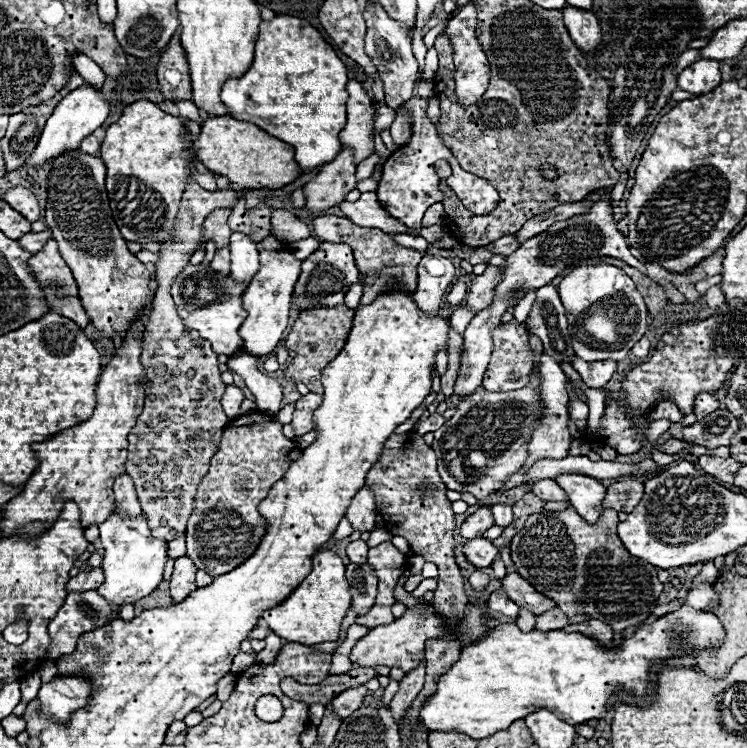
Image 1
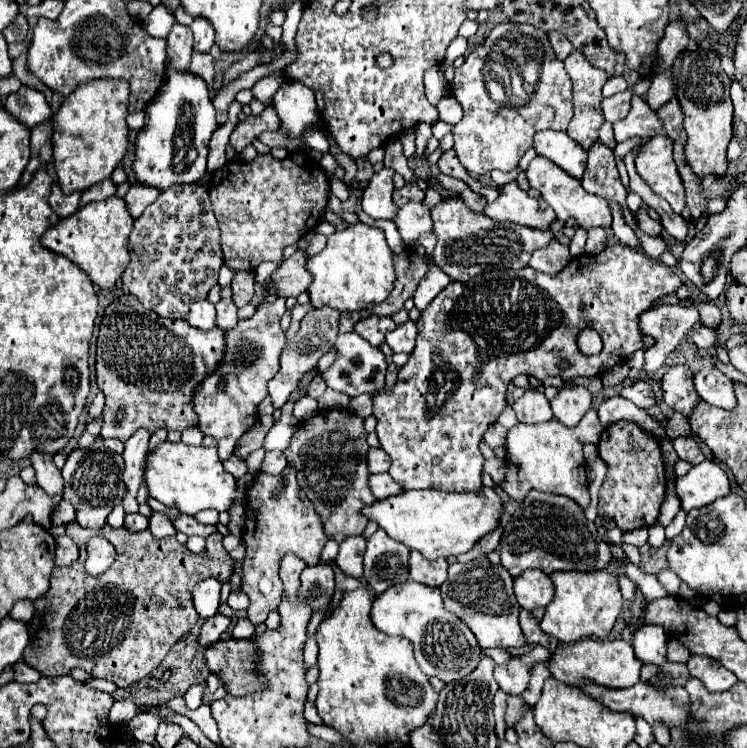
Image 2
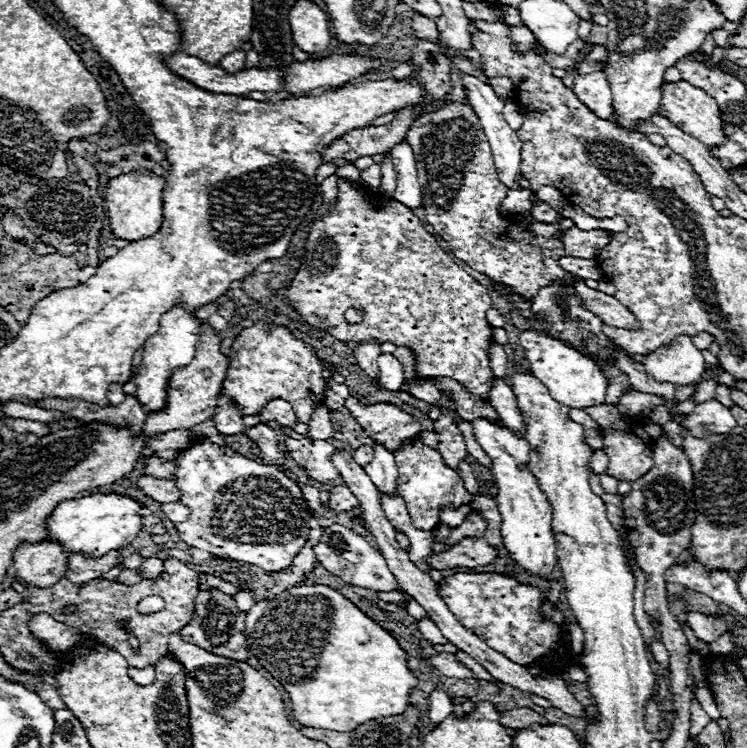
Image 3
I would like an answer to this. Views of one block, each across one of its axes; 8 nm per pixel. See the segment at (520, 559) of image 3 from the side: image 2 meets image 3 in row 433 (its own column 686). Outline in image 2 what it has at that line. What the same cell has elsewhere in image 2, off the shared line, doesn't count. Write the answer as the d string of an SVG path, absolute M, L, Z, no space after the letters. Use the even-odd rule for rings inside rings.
M704 460L692 470L676 480L676 492L680 496L682 508L690 512L692 508L702 508L712 504L716 498L730 494L730 482L726 472L714 460Z

